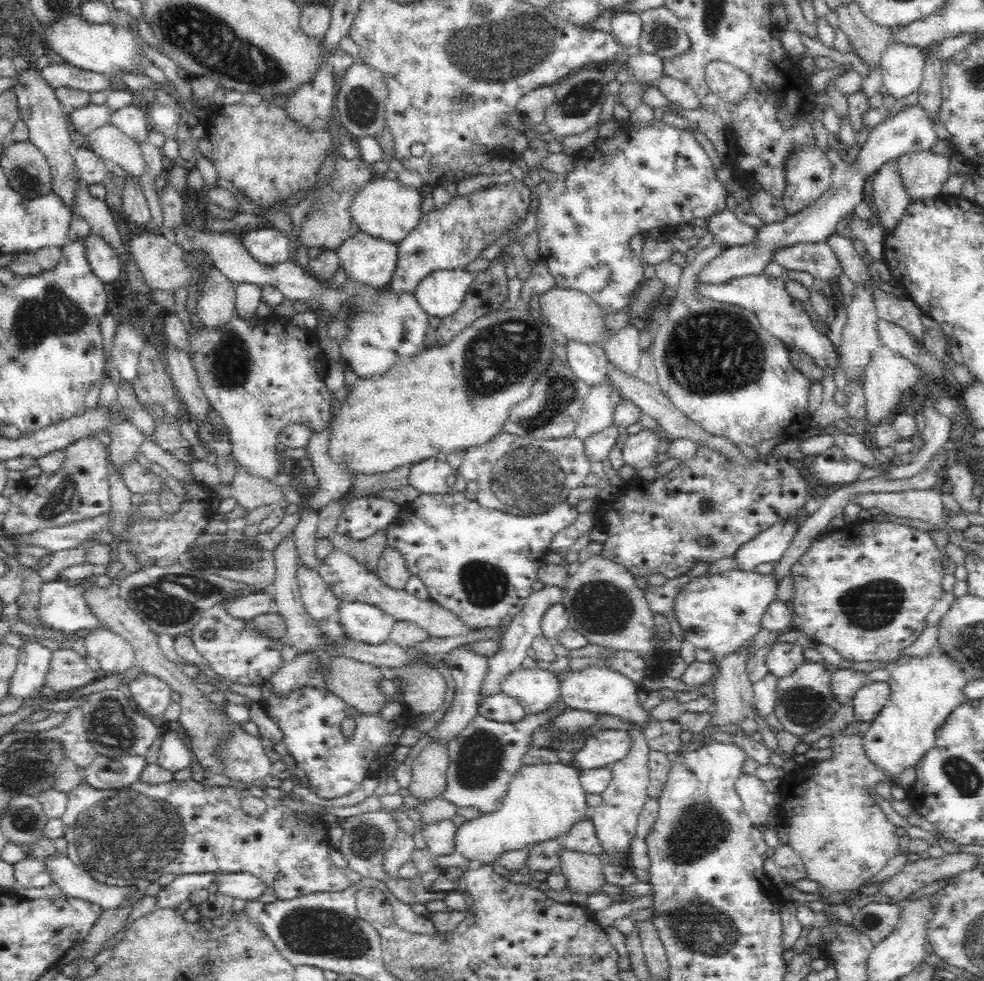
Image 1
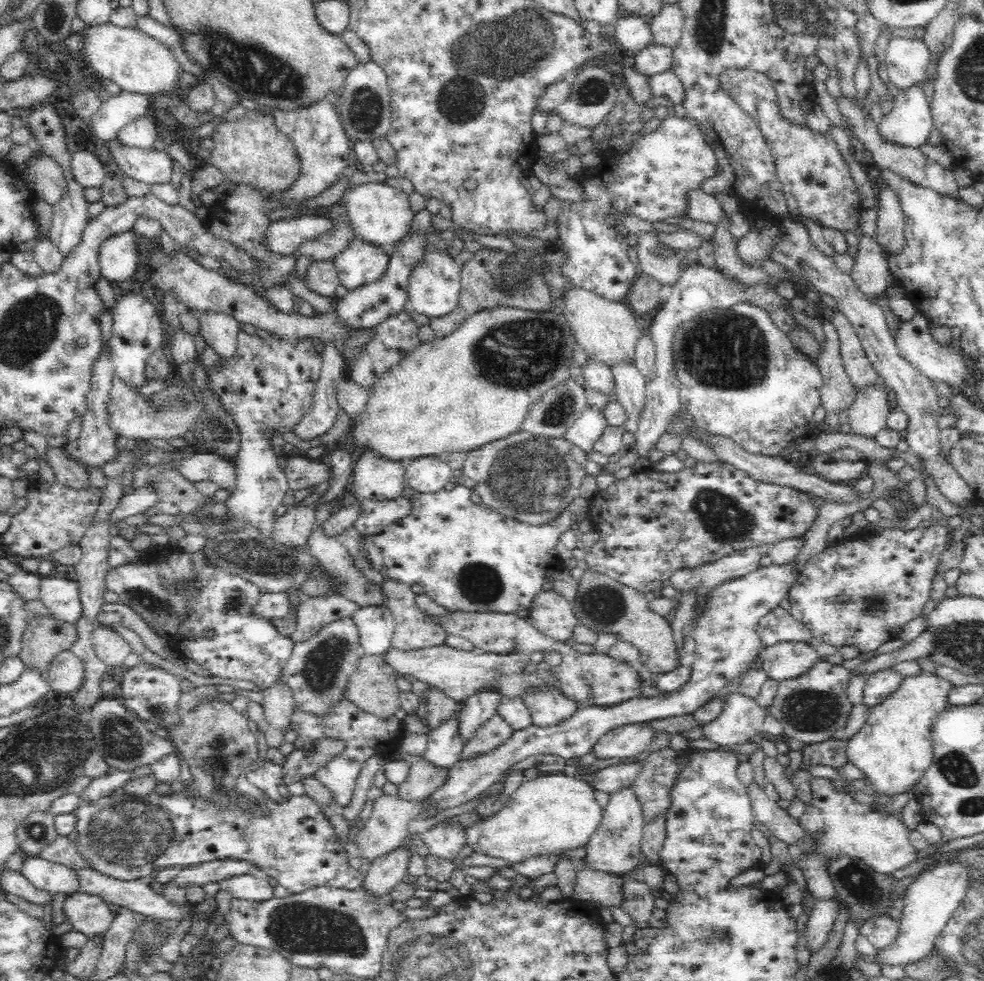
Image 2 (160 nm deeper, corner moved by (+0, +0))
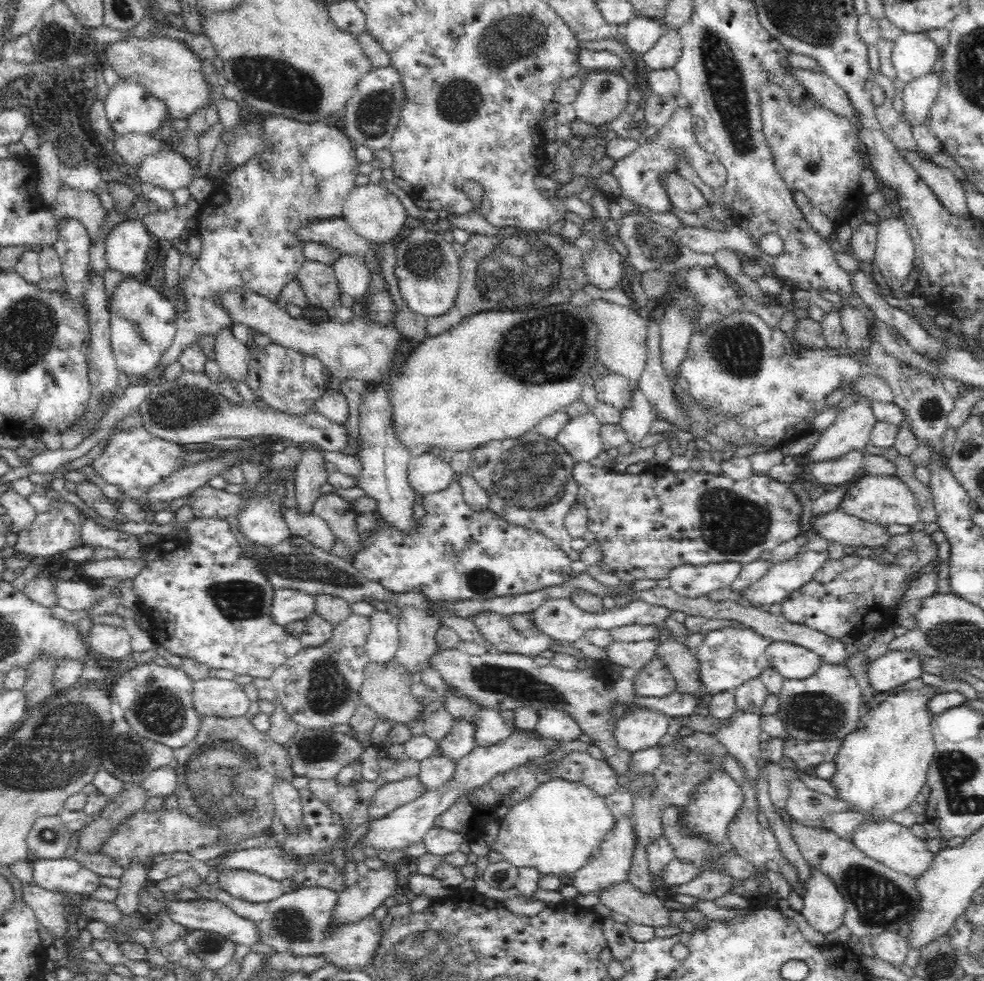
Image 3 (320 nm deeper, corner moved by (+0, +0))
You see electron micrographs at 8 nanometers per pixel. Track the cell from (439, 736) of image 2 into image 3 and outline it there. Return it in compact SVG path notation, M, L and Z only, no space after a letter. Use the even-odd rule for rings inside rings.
M437 748L424 760L419 761L420 781L426 785L426 790L437 789L452 778L455 766L456 761L450 755L440 753Z

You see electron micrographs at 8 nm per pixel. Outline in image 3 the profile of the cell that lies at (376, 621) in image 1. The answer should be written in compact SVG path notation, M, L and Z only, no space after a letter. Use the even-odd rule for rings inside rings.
M374 609L368 616L370 632L364 650L372 662L384 662L395 658L398 640L398 617L388 611Z

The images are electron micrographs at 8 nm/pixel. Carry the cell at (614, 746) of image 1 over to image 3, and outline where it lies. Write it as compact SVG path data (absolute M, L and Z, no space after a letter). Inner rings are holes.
M634 708L624 718L615 721L611 740L616 748L628 752L648 750L657 746L660 738L667 733L669 717L645 708Z

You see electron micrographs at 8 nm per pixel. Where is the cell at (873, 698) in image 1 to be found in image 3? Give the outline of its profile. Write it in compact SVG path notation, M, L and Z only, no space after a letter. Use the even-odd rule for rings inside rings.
M886 651L867 668L870 688L875 694L904 686L906 682L921 676L921 666L915 652Z

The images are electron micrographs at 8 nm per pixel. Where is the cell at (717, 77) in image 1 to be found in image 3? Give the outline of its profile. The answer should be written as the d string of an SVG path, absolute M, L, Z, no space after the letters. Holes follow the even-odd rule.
M764 81L757 86L757 108L759 108L763 135L774 159L775 169L788 190L794 195L801 192L809 206L819 210L835 226L848 224L852 216L865 206L865 192L861 189L860 173L868 166L867 155L858 139L858 130L841 116L830 112L823 105L816 105L810 96L800 104L792 104L787 94L772 81Z

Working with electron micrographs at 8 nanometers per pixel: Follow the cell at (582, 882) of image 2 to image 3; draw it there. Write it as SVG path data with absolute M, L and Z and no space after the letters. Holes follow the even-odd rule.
M622 882L602 888L597 894L600 904L610 910L628 916L636 924L666 927L670 924L670 909L664 906L662 895L642 895L630 883Z

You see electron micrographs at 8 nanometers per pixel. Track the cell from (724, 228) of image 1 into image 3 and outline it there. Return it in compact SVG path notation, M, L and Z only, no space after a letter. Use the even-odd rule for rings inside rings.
M679 174L666 176L664 183L666 183L666 191L668 191L670 201L682 212L696 214L702 208L707 208L710 205L702 191L694 183L682 178Z

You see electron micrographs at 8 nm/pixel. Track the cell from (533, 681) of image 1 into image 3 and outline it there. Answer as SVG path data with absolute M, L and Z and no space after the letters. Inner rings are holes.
M539 708L537 710L537 723L534 730L544 737L570 741L582 733L578 721L570 713L556 708Z

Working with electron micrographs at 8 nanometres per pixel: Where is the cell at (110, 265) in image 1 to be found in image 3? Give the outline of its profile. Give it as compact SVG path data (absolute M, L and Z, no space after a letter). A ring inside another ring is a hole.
M141 220L118 224L104 239L104 256L109 270L134 278L144 270L147 253L154 242Z

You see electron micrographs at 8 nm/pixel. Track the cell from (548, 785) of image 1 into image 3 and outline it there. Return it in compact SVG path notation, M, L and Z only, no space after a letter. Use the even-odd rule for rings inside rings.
M552 777L533 788L524 800L516 801L498 820L498 836L491 850L498 852L504 860L517 868L534 866L542 875L558 876L565 872L574 875L576 870L580 870L588 862L588 856L592 856L592 852L598 848L606 832L612 830L614 820L613 814L604 803L604 797L598 796L585 784Z

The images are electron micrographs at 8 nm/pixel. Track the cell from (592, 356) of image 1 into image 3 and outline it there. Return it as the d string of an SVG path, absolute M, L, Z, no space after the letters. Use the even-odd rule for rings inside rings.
M616 372L593 374L596 397L600 402L616 406L620 411L628 408L632 384Z

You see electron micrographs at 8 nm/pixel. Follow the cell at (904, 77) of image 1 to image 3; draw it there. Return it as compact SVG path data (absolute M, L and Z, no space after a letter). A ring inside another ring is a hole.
M901 33L892 44L892 66L904 84L932 71L938 47L926 33Z

